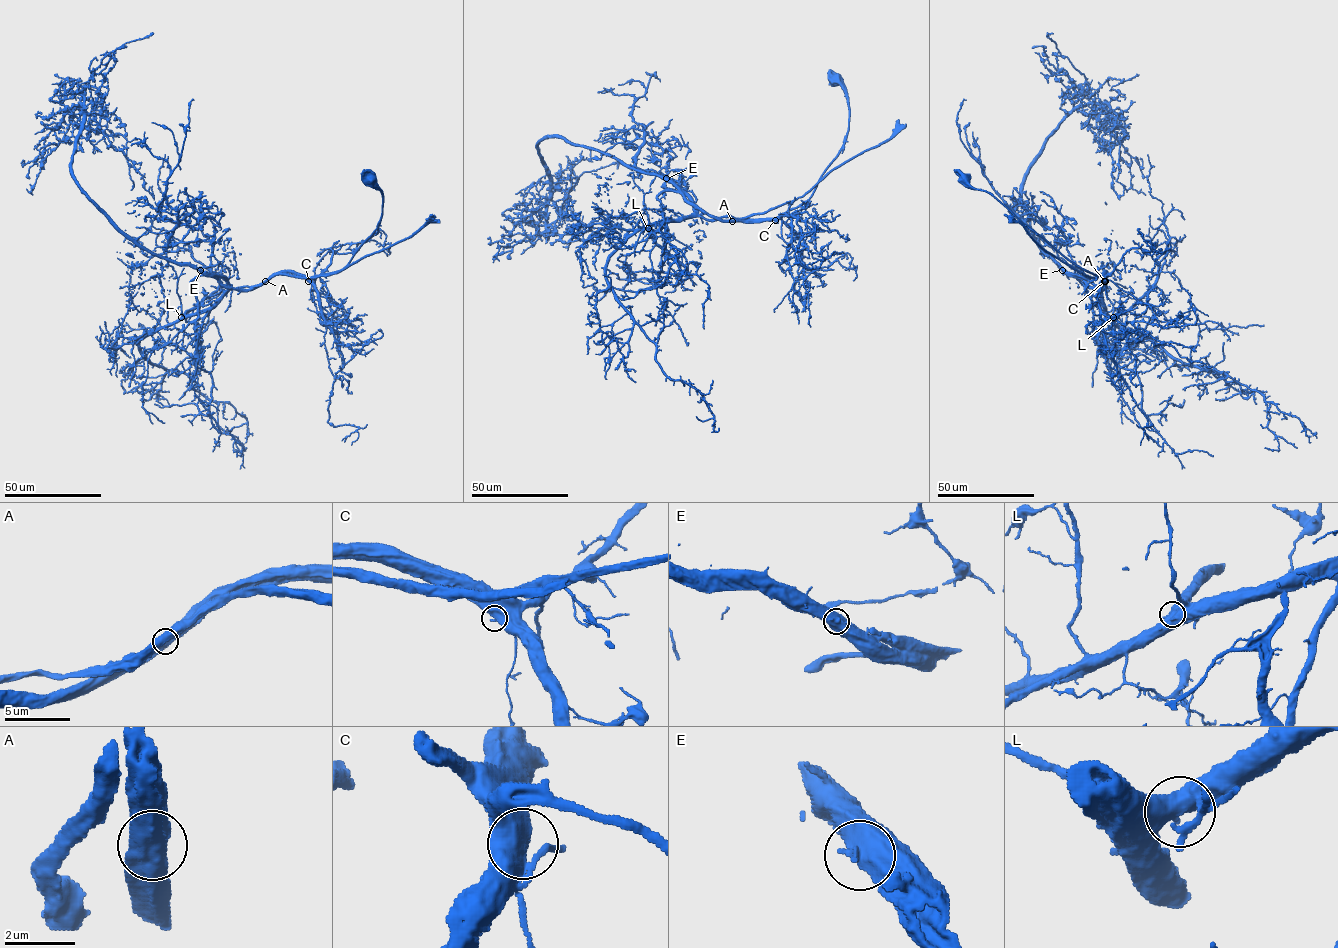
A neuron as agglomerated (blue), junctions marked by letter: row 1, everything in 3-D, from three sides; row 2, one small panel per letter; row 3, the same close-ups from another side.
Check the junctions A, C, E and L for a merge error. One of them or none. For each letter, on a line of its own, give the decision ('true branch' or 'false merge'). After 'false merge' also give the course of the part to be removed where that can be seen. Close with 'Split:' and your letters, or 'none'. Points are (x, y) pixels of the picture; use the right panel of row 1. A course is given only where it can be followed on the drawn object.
A: true branch
C: true branch
E: false merge; foreign part runs (1063, 270), (1088, 279), (1108, 315), (1057, 255), (1062, 245), (1010, 209), (970, 155), (956, 121), (966, 100)
L: true branch
Split: E

